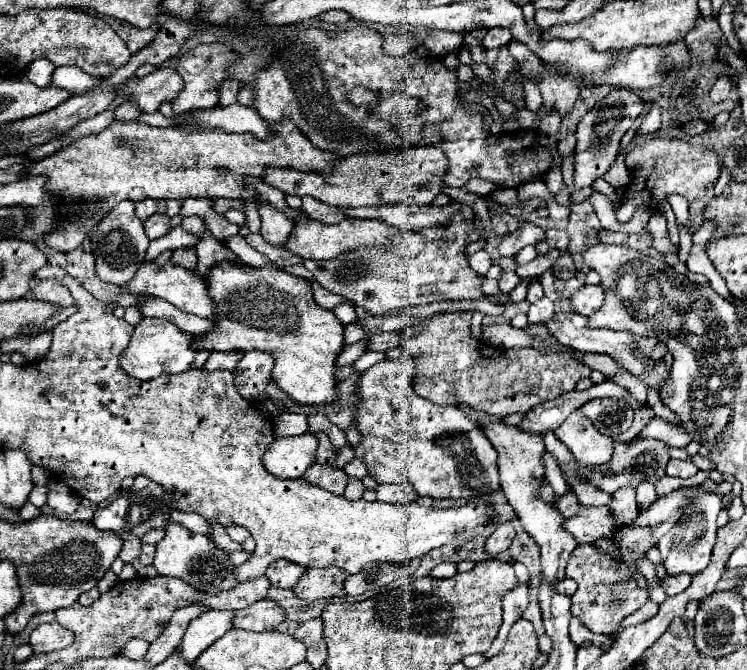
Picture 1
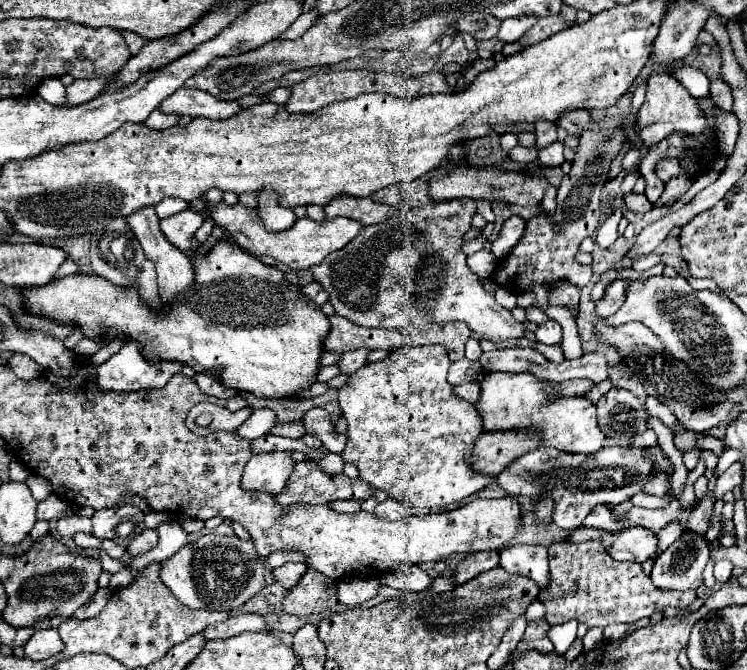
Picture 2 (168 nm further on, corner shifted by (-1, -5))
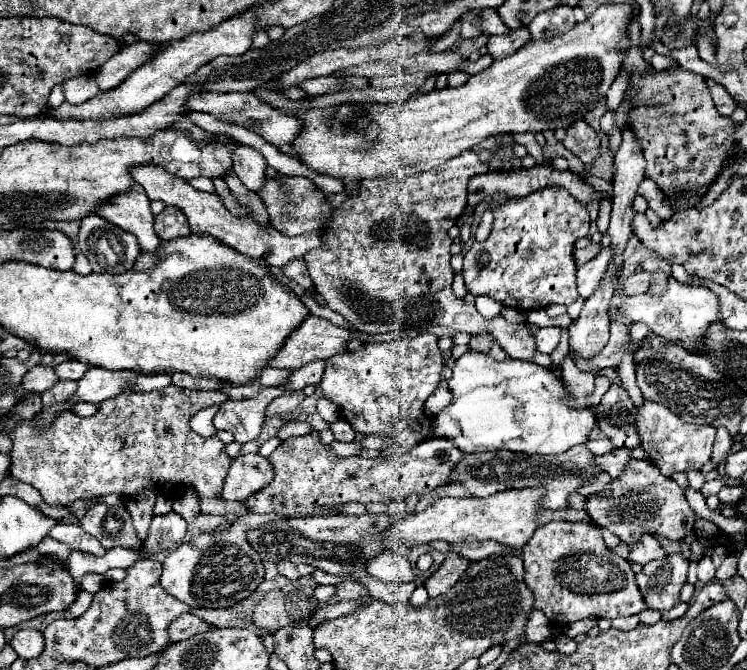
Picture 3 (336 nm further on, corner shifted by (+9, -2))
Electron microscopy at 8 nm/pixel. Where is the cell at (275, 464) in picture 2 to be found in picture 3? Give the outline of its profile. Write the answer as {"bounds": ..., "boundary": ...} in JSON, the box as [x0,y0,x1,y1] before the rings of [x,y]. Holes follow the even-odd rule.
{"bounds":[223,453,273,501],"boundary":[[[259,453],[239,455],[233,459],[229,473],[223,485],[223,499],[229,501],[245,501],[249,495],[257,493],[273,479],[273,467],[269,467],[269,459]]]}

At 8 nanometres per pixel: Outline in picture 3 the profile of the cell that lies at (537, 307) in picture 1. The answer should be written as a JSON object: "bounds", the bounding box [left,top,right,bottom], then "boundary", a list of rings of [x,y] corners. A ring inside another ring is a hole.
{"bounds":[535,327,559,353],"boundary":[[[541,327],[535,331],[535,345],[541,353],[551,353],[559,343],[559,327]]]}

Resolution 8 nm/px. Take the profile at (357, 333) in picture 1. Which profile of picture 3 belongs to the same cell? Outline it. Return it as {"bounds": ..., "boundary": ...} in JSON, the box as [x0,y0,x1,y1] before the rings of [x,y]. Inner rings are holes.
{"bounds":[256,368,291,387],"boundary":[[[265,368],[259,374],[256,381],[259,381],[264,387],[282,385],[291,375],[291,371],[278,368]]]}

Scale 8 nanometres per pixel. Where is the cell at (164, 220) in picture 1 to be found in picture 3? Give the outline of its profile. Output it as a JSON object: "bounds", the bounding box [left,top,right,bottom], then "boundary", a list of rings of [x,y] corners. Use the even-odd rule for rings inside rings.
{"bounds":[155,207,191,241],"boundary":[[[165,207],[155,215],[155,233],[161,241],[171,241],[191,233],[186,216],[177,207]]]}

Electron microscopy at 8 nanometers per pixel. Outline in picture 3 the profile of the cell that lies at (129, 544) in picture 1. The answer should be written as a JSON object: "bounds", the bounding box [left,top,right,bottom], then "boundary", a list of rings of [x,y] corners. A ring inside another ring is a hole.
{"bounds":[49,523,105,555],"boundary":[[[57,523],[51,533],[49,533],[53,539],[69,545],[71,549],[77,549],[77,551],[85,551],[85,553],[93,553],[93,555],[105,555],[105,547],[93,539],[93,535],[81,531],[79,525],[69,525],[69,523]]]}

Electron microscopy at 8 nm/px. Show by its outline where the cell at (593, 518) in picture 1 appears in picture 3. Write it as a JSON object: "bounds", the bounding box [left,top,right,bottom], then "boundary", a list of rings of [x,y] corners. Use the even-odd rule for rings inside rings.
{"bounds":[629,535,665,565],"boundary":[[[641,535],[641,543],[637,543],[635,547],[629,547],[629,561],[631,563],[645,565],[649,561],[663,559],[663,557],[665,557],[665,551],[653,535]]]}

